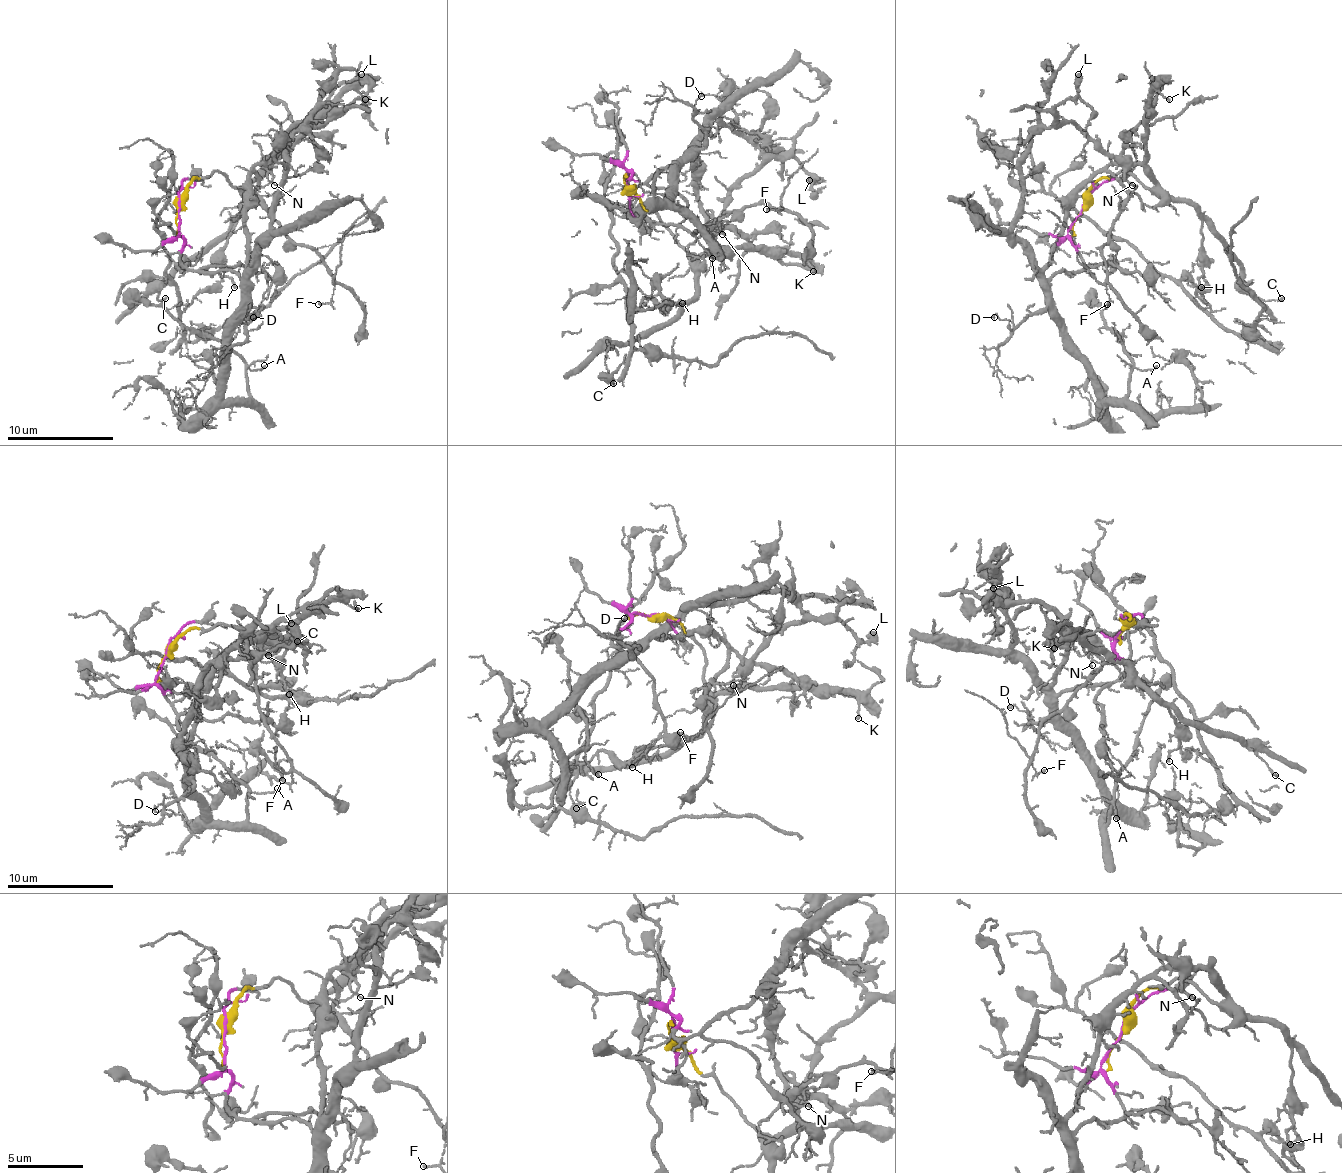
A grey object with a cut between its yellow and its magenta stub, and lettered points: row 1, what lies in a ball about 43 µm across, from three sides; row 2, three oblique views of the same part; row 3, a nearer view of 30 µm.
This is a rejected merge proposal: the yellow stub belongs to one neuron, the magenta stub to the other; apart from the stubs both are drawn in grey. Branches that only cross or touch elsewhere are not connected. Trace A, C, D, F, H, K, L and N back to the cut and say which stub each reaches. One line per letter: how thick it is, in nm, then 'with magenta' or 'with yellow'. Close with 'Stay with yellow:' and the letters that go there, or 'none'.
A: 140 nm | with magenta
C: 160 nm | with yellow
D: 120 nm | with magenta
F: 100 nm | with magenta
H: 170 nm | with yellow
K: 150 nm | with yellow
L: 500 nm | with yellow
N: 130 nm | with magenta
Stay with yellow: C, H, K, L

